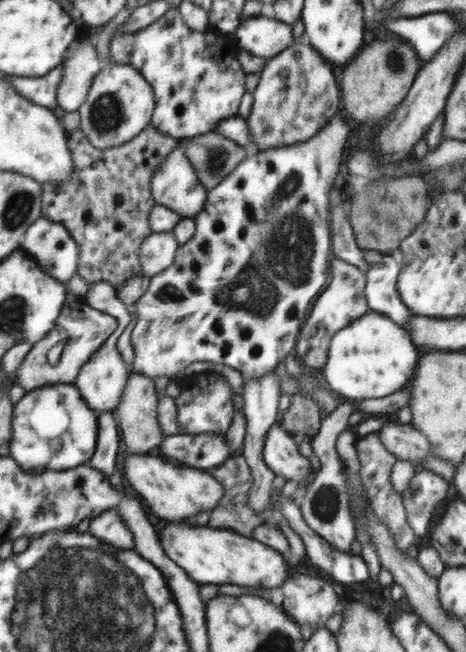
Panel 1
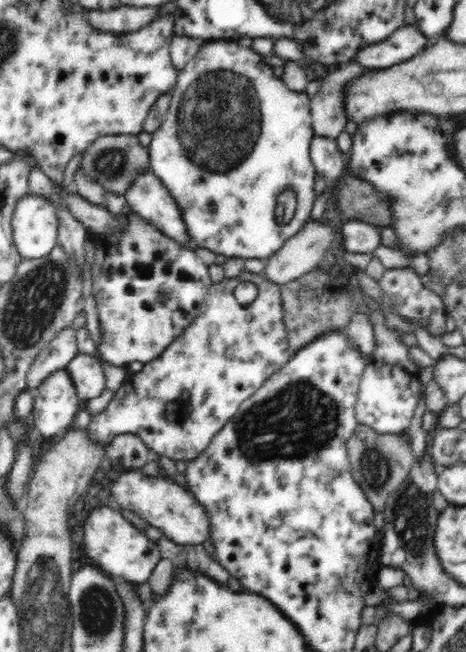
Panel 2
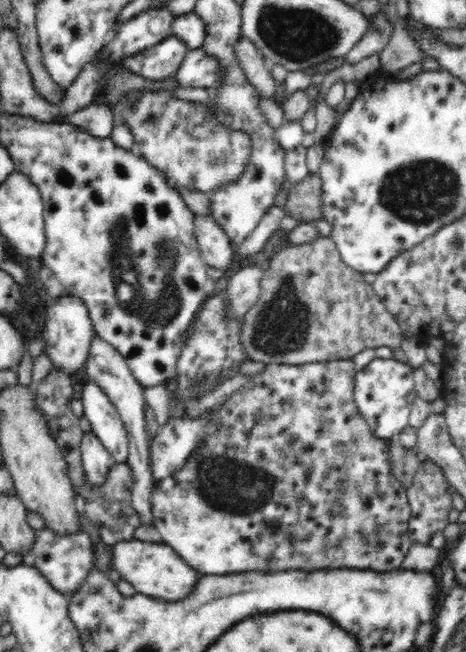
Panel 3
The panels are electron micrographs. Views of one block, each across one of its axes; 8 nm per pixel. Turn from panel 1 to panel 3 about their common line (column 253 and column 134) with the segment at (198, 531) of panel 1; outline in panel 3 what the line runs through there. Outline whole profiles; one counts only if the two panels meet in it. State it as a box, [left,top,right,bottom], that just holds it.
[112,538,199,600]

